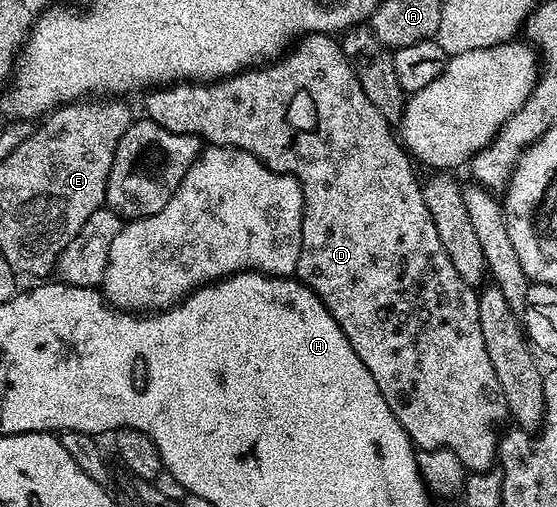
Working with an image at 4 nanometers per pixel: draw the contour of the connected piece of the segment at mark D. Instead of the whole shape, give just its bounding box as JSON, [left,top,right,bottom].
[146,33,509,473]

